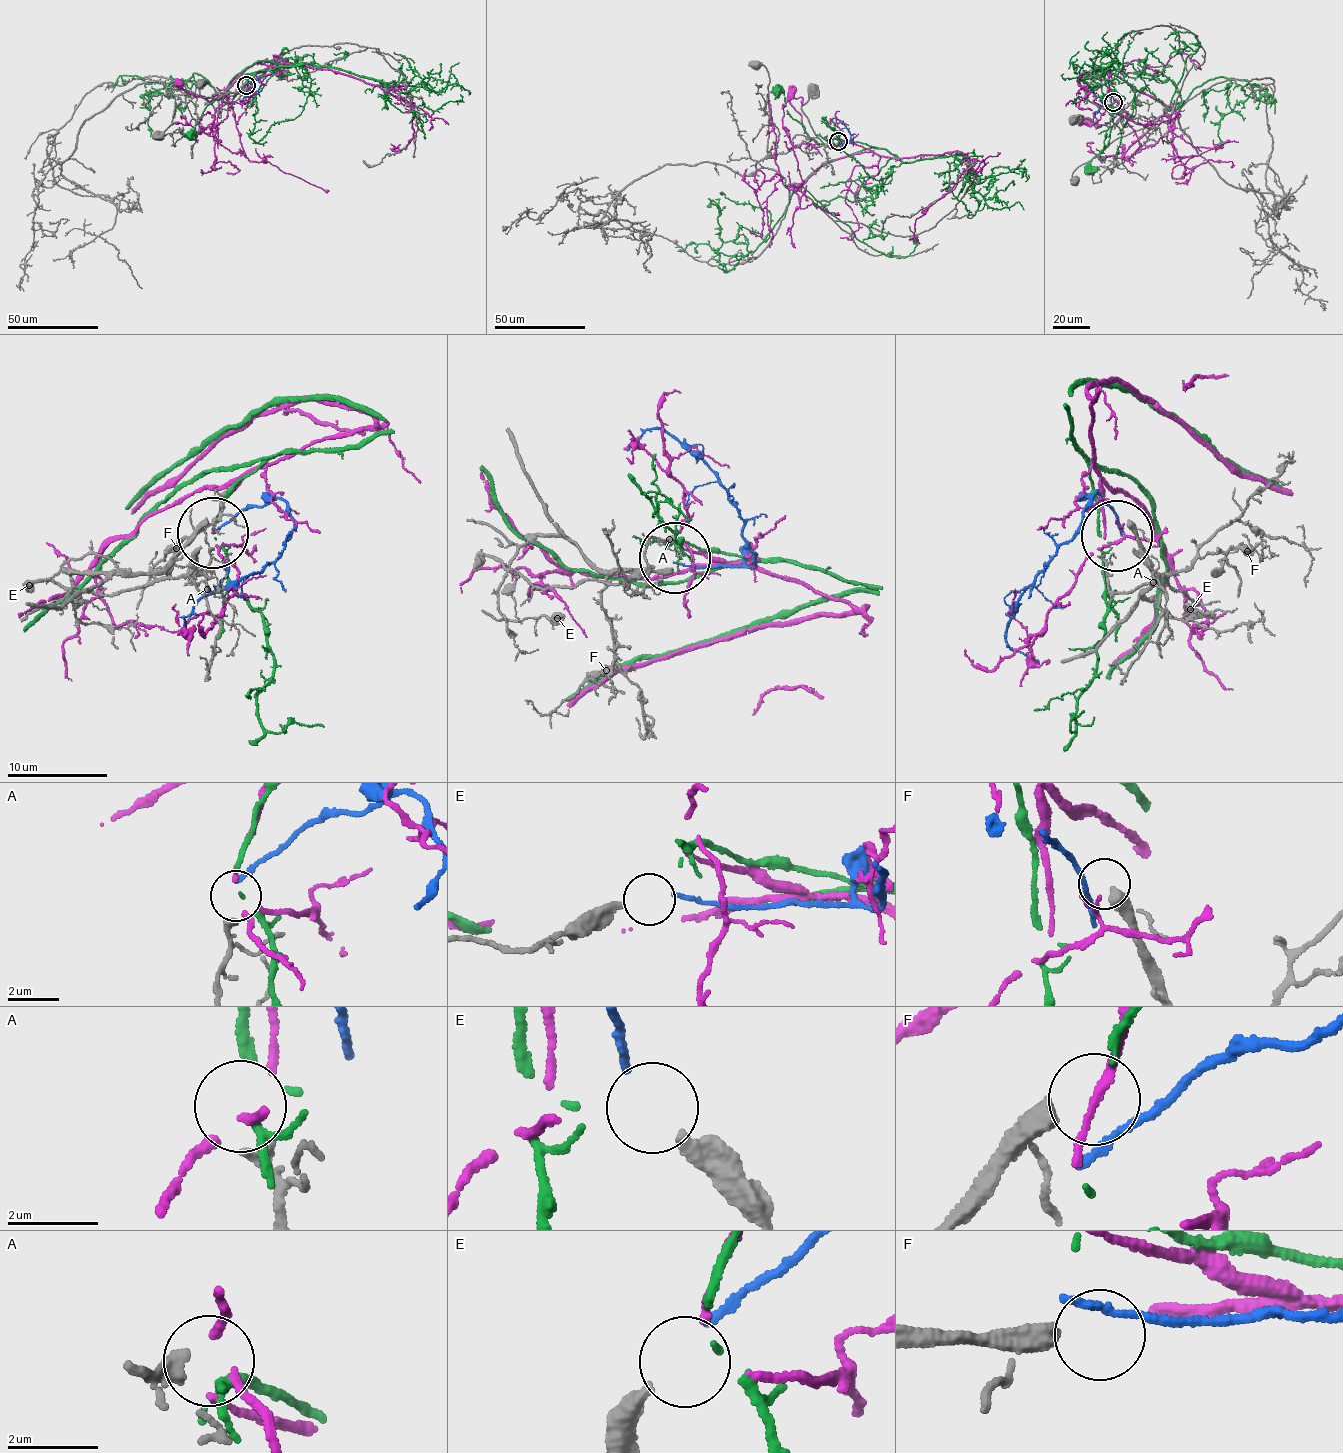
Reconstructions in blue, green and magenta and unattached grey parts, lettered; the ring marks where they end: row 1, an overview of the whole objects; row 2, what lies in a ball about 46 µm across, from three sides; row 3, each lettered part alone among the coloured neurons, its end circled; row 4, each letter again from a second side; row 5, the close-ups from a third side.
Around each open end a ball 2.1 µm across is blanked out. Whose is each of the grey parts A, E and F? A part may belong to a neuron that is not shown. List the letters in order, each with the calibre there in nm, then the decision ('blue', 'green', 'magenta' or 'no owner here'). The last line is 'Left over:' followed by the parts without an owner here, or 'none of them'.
A: 320 nm | no owner here
E: 360 nm | blue
F: 380 nm | no owner here
Left over: A, F

